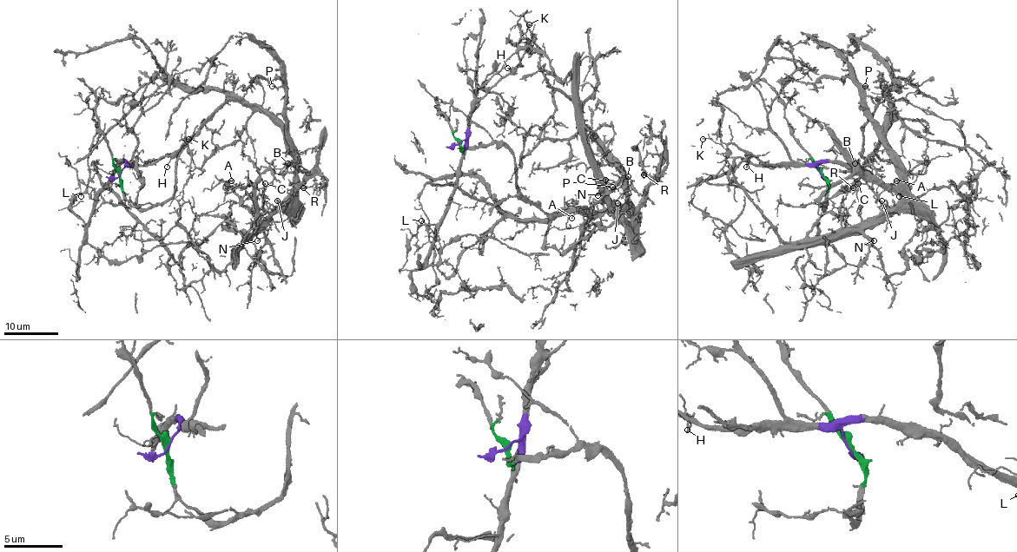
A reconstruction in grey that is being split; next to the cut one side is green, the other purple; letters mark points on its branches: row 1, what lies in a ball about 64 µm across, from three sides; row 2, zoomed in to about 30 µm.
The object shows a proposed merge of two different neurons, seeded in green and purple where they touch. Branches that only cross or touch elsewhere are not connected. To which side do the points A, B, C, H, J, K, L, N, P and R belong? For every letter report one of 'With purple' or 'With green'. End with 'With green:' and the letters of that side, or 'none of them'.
A: With green
B: With green
C: With green
H: With purple
J: With green
K: With purple
L: With purple
N: With green
P: With green
R: With green
With green: A, B, C, J, N, P, R

